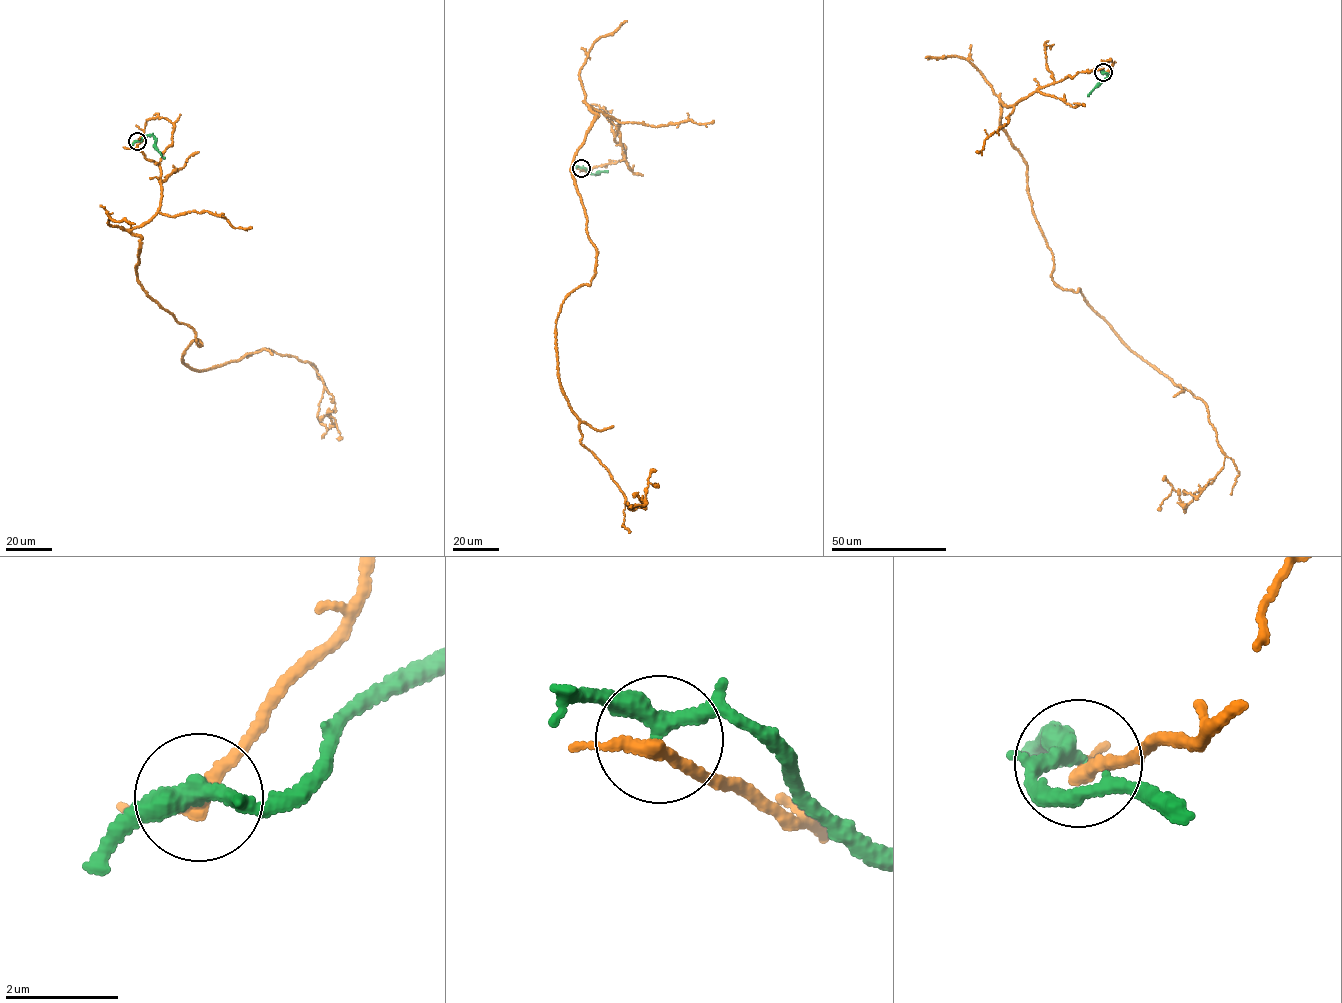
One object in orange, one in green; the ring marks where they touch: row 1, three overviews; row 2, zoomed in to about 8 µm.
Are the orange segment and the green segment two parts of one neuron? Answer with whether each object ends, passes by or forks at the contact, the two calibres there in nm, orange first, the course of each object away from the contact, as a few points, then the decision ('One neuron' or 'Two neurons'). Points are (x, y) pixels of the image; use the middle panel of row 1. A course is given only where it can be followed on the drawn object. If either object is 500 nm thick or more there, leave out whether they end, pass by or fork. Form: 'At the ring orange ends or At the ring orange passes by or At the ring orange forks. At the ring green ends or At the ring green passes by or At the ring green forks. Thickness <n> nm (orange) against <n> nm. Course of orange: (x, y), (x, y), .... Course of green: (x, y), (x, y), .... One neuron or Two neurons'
At the ring orange passes by. At the ring green passes by. Thickness 220 nm (orange) against 320 nm. Course of orange: (580, 168), (624, 159), (590, 108), (570, 170), (597, 254), (557, 319), (562, 390), (629, 509), (652, 485). Course of green: (580, 168), (595, 174), (607, 171). Two neurons

